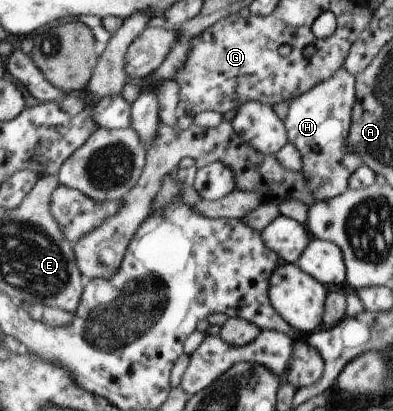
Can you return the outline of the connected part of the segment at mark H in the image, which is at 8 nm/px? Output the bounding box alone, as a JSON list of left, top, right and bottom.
[283,66,362,201]

